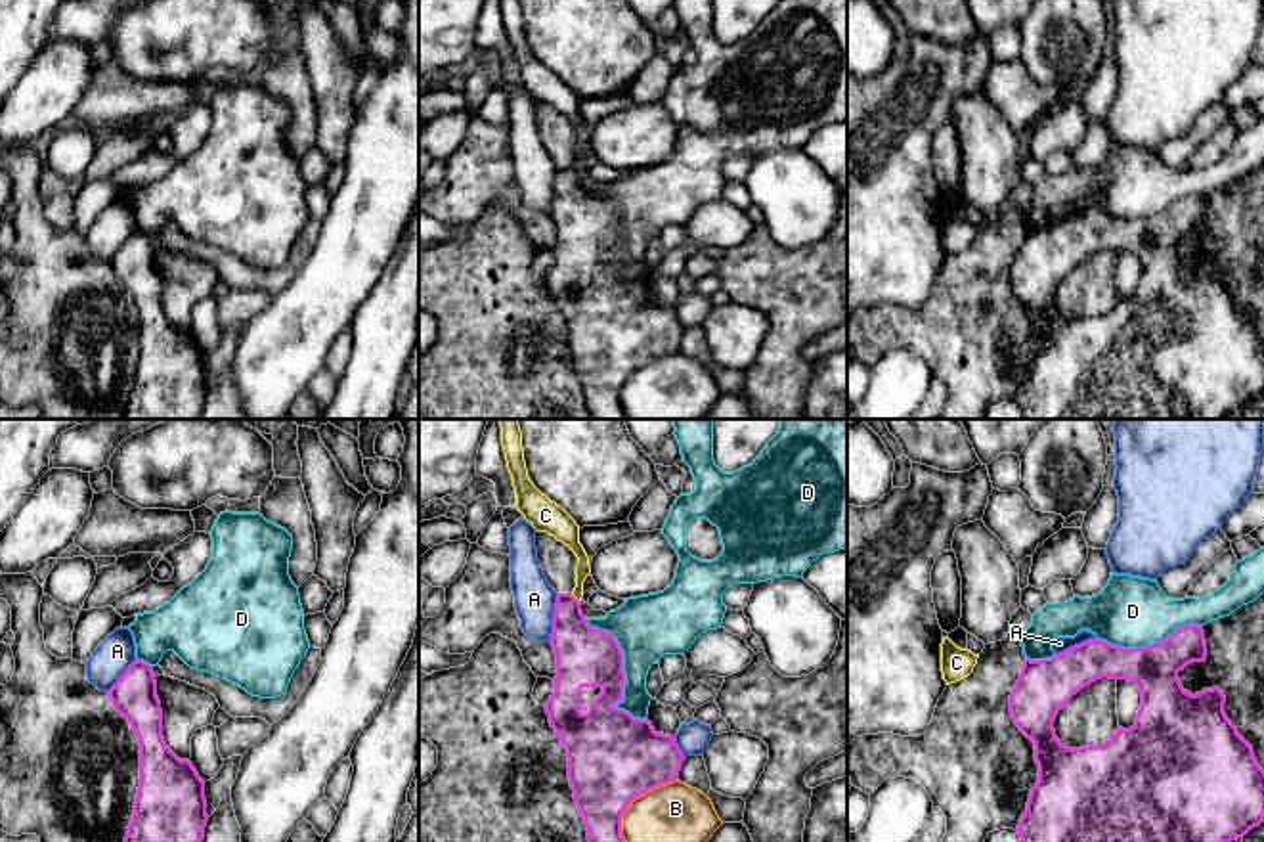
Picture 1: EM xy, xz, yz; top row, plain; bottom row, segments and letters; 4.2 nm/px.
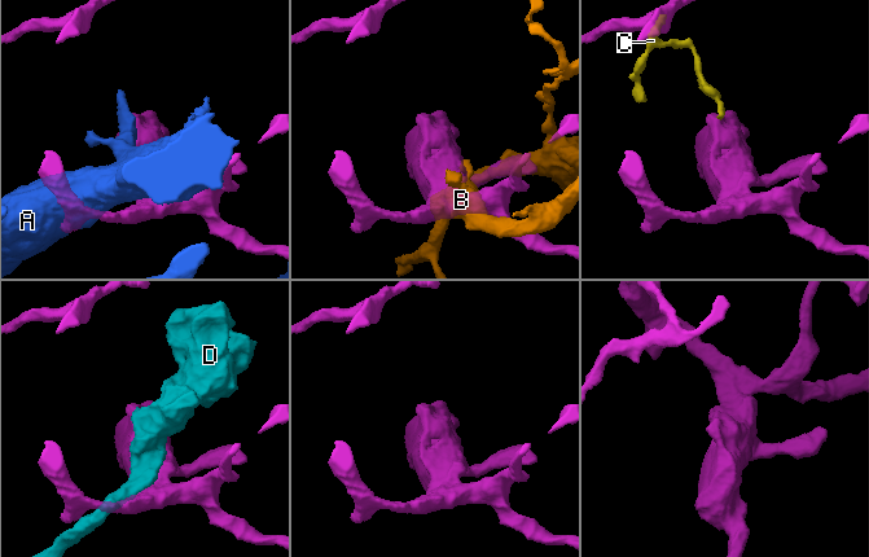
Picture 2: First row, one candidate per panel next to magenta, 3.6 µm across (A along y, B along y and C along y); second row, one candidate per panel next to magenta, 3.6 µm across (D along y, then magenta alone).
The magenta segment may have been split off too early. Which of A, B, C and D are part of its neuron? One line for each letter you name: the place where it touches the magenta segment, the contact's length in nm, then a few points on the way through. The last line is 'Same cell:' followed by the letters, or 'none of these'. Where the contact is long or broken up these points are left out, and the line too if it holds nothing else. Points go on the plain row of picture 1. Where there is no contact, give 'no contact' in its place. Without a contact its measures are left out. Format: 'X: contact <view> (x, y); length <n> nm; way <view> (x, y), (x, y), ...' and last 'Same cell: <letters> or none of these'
Same cell: none of these

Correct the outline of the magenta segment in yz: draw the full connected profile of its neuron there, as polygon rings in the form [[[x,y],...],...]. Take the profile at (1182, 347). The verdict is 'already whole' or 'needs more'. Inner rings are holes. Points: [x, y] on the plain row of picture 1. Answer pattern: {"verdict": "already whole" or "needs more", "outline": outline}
{"verdict": "already whole", "outline": [[[1189,195],[1161,214],[1124,220],[1101,210],[1088,210],[1052,230],[1023,232],[1021,247],[1010,266],[1010,285],[1019,302],[1035,314],[1038,352],[1031,360],[1017,406],[1025,419],[1220,419],[1243,410],[1264,392],[1264,341],[1253,318],[1237,304],[1224,283],[1226,268],[1218,258],[1188,264],[1178,243],[1207,232],[1203,197]],[[1101,251],[1128,251],[1142,264],[1142,276],[1130,300],[1096,318],[1067,320],[1054,300],[1054,291],[1071,268]]]}

